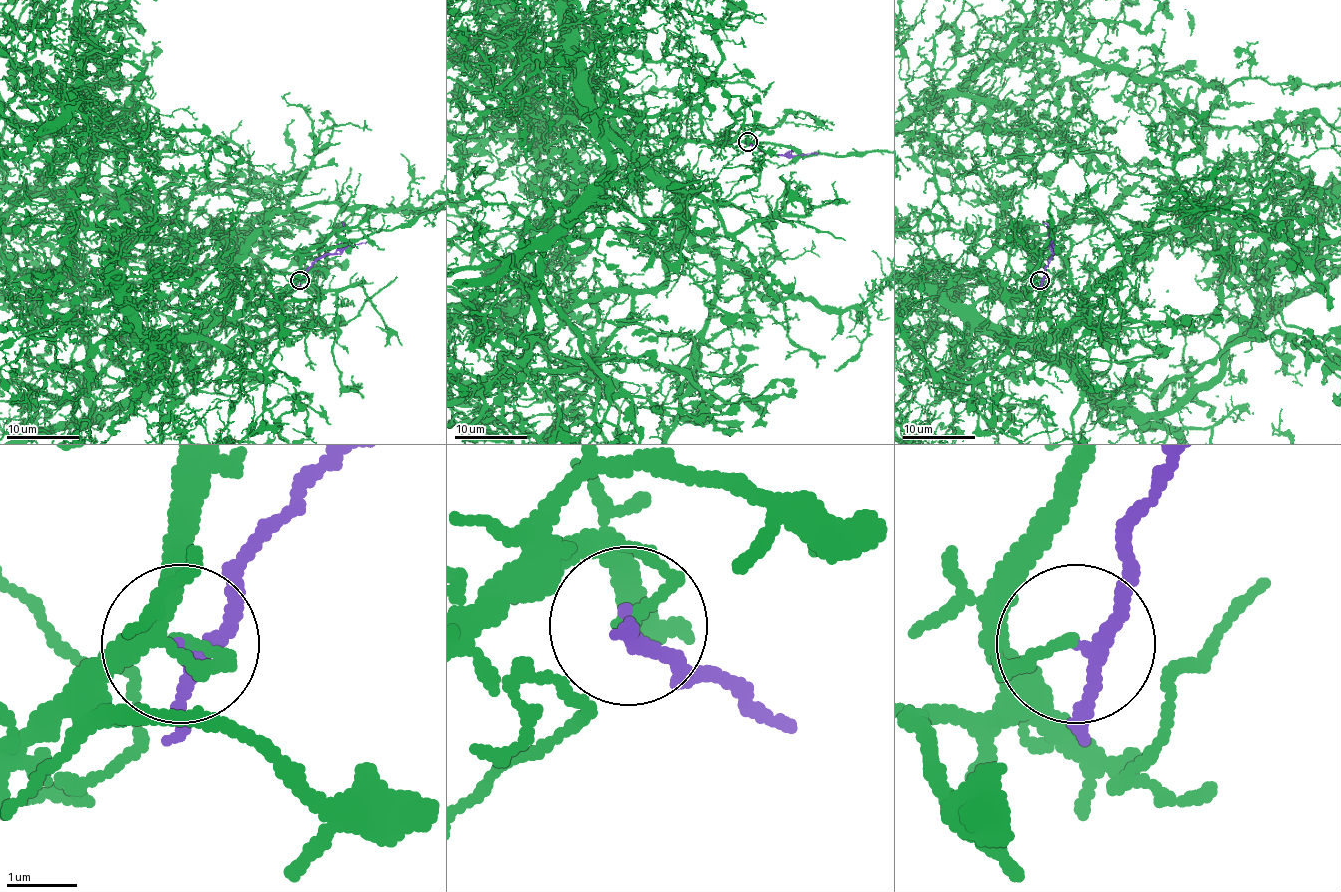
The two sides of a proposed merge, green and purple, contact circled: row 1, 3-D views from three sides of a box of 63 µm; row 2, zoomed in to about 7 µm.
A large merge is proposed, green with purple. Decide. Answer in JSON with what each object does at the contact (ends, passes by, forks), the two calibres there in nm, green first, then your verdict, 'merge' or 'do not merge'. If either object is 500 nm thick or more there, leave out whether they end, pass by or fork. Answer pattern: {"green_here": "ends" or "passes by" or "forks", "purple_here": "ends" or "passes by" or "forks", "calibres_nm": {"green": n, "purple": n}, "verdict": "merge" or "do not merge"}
{"green_here": "ends", "purple_here": "passes by", "calibres_nm": {"green": 140, "purple": 180}, "verdict": "do not merge"}

